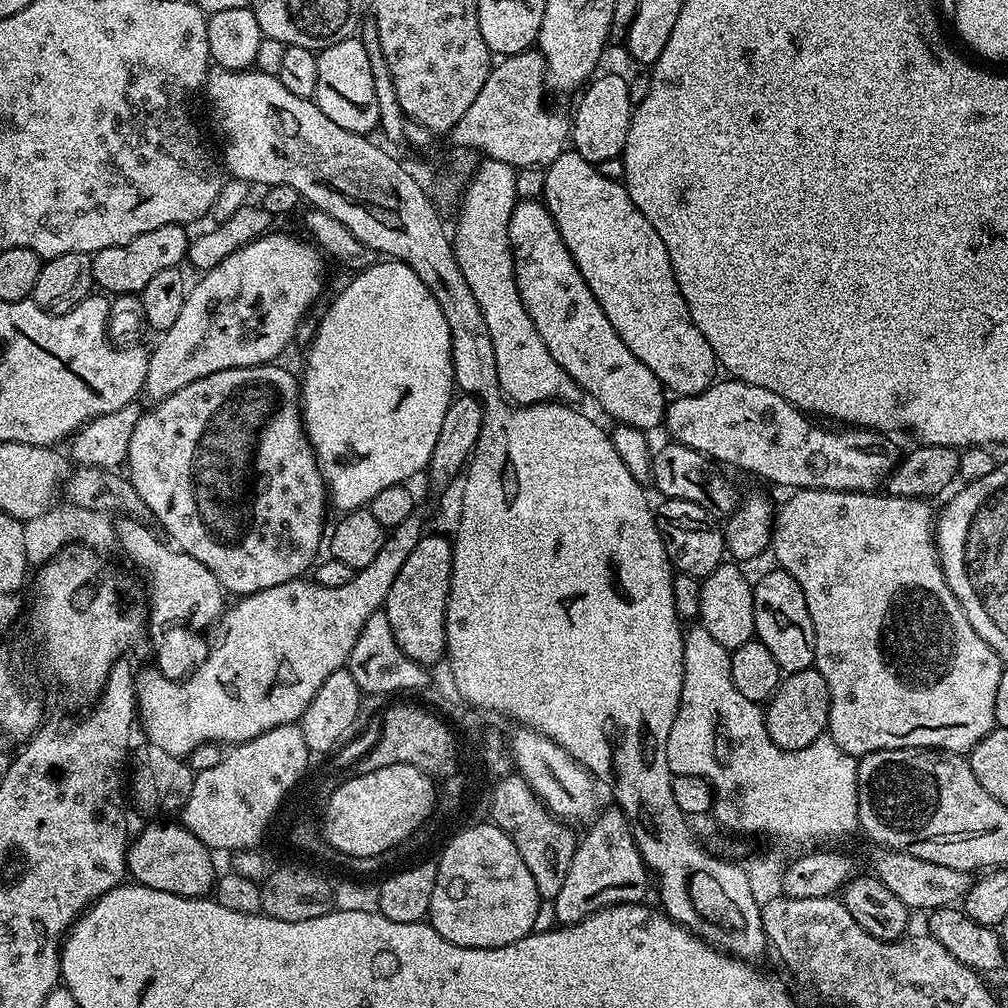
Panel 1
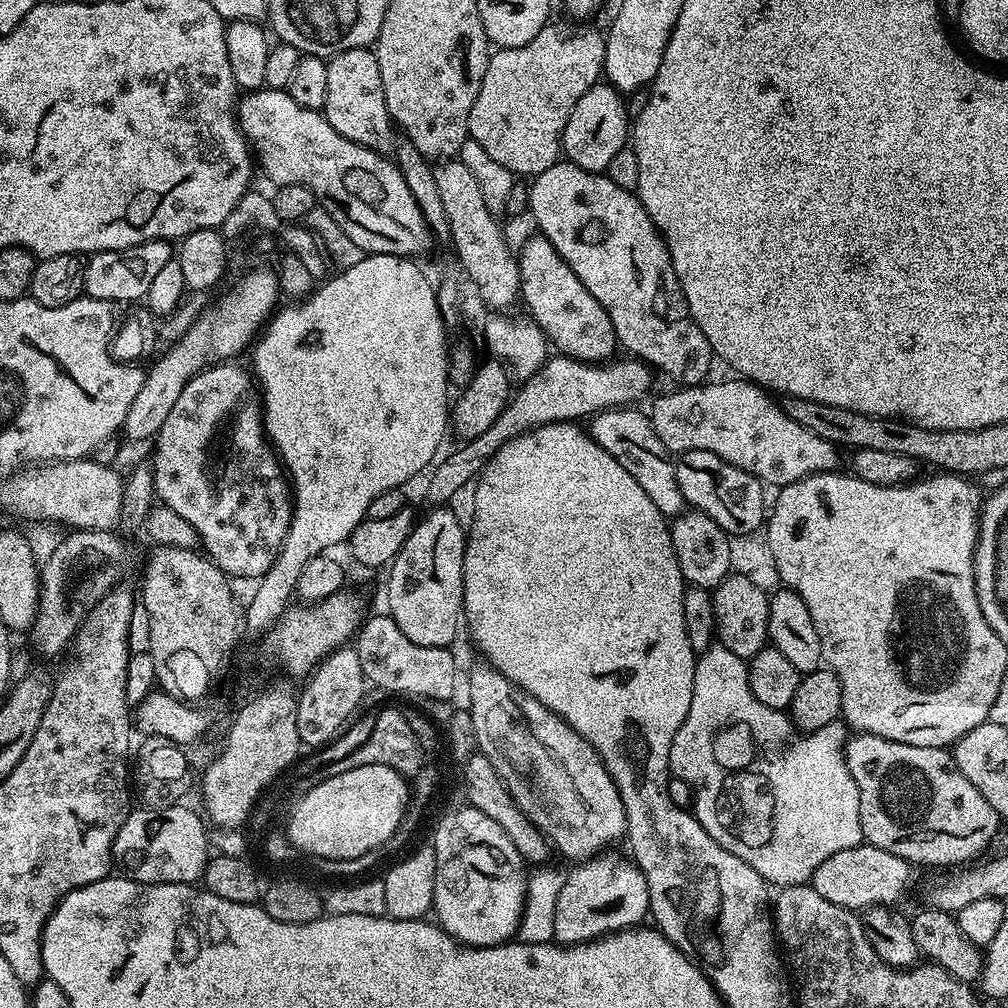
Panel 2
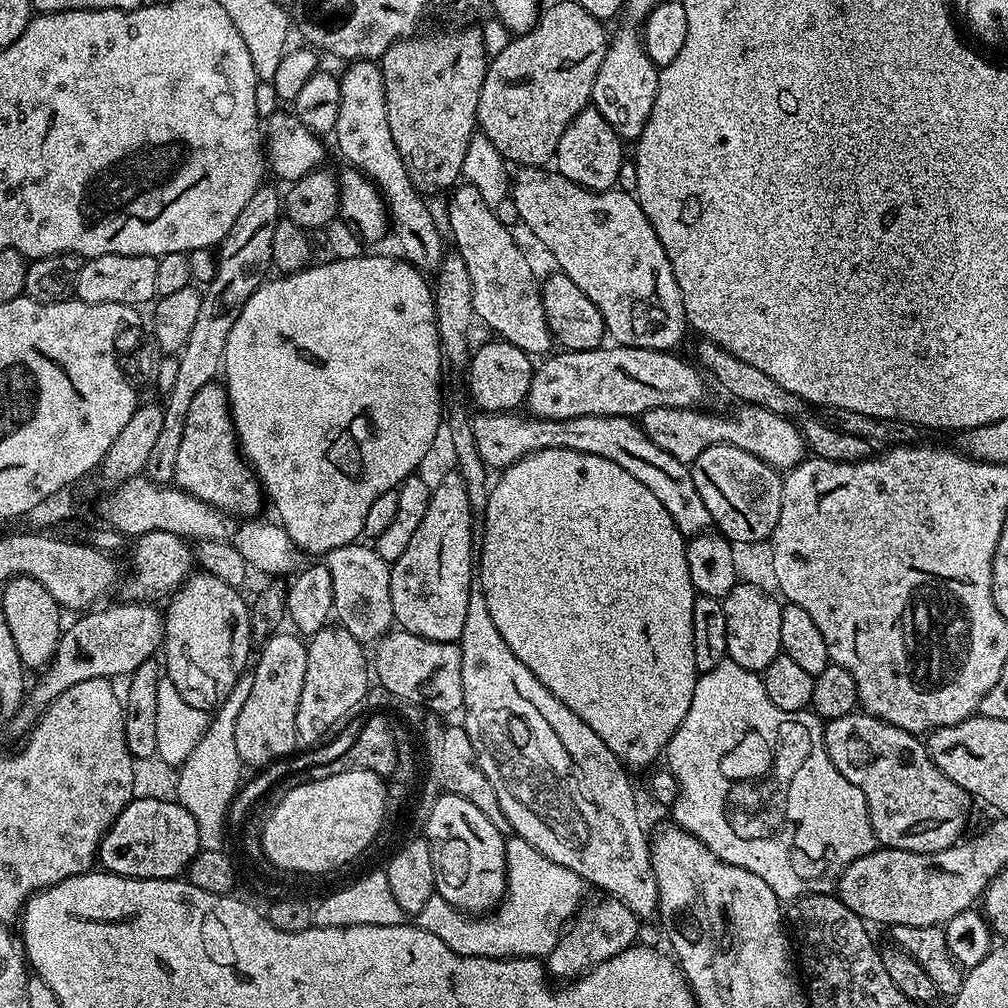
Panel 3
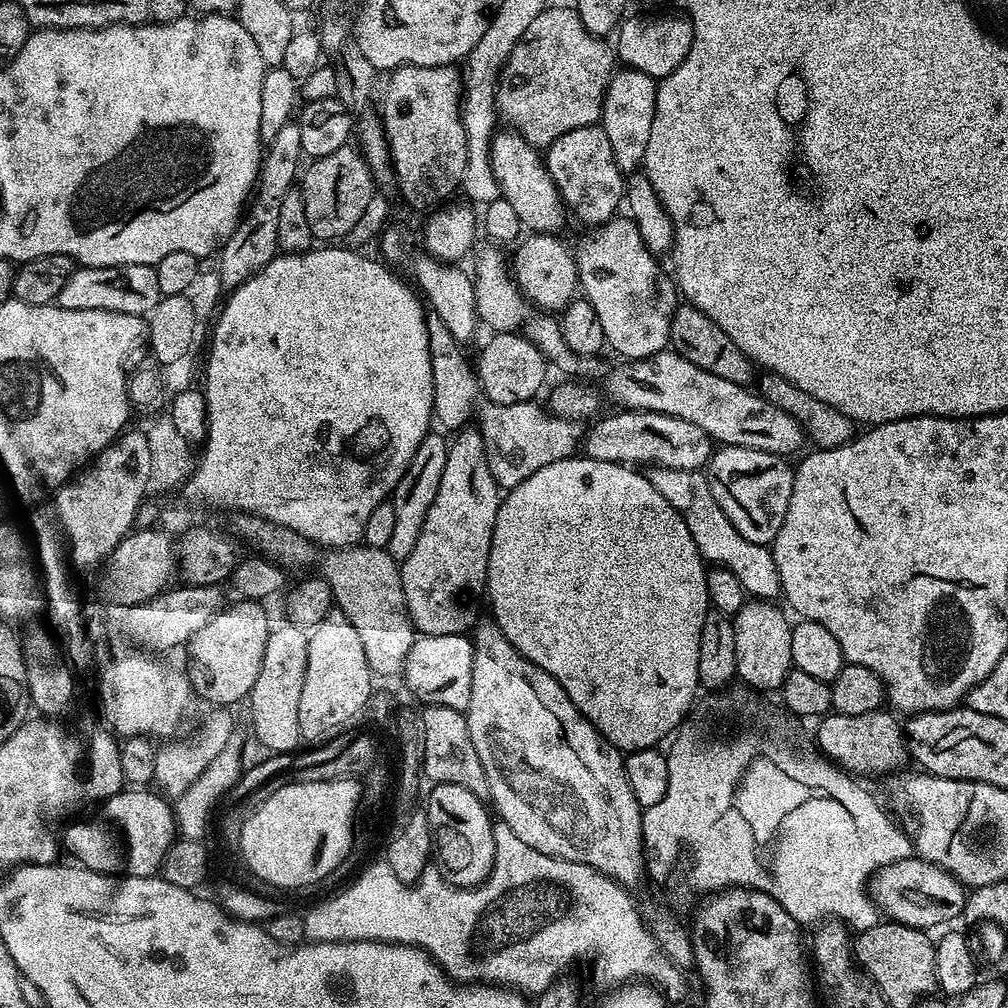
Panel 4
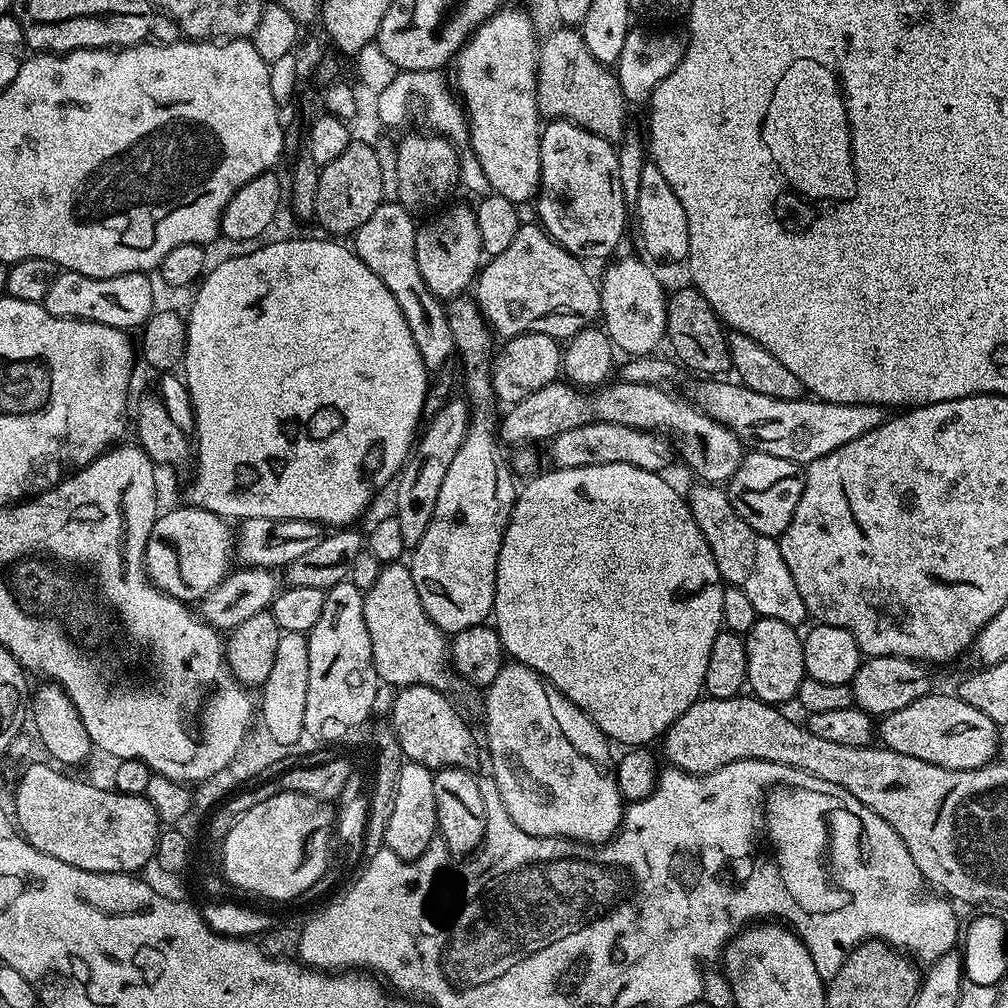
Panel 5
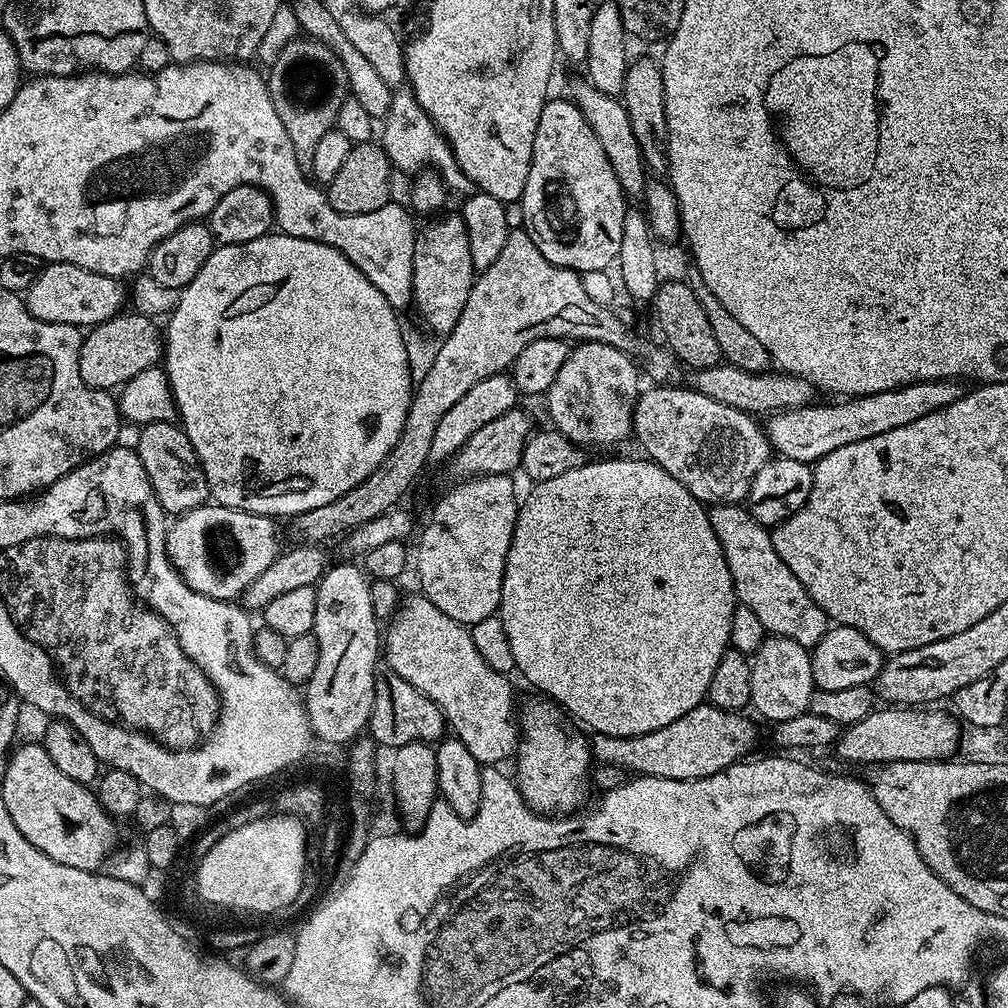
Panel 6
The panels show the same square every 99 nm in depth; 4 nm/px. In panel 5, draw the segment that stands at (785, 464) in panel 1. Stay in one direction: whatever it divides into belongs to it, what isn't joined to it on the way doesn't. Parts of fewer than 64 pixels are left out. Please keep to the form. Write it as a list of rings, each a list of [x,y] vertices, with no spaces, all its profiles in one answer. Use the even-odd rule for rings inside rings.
[[[601,420],[594,424],[574,426],[574,430],[562,430],[562,434],[551,440],[550,448],[551,463],[558,468],[581,468],[587,464],[629,464],[642,470],[663,473],[664,468],[672,464],[672,452],[674,456],[674,444],[667,435]]]

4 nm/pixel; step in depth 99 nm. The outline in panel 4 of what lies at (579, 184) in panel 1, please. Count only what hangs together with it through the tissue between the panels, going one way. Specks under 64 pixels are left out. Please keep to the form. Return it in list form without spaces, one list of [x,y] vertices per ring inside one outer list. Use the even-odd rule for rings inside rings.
[[[500,130],[492,137],[492,169],[503,199],[514,206],[521,225],[532,234],[556,234],[564,224],[566,209],[560,192],[548,173],[545,157],[527,144],[515,130]],[[613,218],[607,224],[597,227],[592,240],[584,240],[574,248],[576,269],[580,271],[580,288],[583,299],[598,314],[602,322],[607,347],[613,348],[625,361],[646,360],[669,347],[669,321],[675,316],[678,305],[678,289],[666,273],[660,269],[661,262],[643,244],[638,226],[631,218]]]

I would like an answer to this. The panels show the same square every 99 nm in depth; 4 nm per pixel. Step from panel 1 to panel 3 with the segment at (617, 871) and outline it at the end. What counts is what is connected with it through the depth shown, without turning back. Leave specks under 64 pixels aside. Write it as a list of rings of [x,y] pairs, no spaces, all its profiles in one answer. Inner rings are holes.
[[[600,899],[604,900],[596,900],[593,904],[585,903],[577,911],[554,946],[554,950],[546,957],[546,971],[549,977],[560,982],[571,982],[576,977],[589,972],[594,966],[614,958],[614,954],[622,954],[622,950],[633,947],[637,943],[636,935],[642,927],[637,916],[620,900]]]

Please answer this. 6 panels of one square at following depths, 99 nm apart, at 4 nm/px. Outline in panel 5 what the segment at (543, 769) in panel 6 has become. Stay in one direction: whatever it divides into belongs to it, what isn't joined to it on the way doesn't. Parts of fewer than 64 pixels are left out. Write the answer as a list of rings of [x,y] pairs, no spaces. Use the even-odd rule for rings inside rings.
[[[516,661],[505,663],[500,668],[498,675],[494,678],[494,682],[488,685],[485,695],[487,695],[486,742],[490,756],[489,771],[496,780],[498,794],[502,794],[502,802],[506,806],[510,818],[514,818],[514,826],[526,830],[526,834],[561,836],[567,840],[578,840],[581,844],[602,844],[606,840],[611,840],[620,831],[620,823],[624,820],[626,801],[623,794],[620,793],[620,787],[616,781],[614,755],[612,756],[610,750],[610,747],[612,747],[611,743],[598,725],[584,711],[574,706],[552,683],[538,675],[534,669]]]

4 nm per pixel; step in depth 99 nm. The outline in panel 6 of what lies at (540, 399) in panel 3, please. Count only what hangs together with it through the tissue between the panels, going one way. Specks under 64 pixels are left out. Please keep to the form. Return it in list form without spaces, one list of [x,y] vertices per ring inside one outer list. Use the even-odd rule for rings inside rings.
[[[927,380],[925,383],[908,384],[901,388],[896,388],[890,392],[879,392],[878,394],[870,394],[869,396],[858,396],[855,398],[844,398],[839,402],[832,402],[836,404],[818,404],[813,403],[811,406],[805,406],[800,408],[787,408],[784,411],[775,411],[767,417],[768,424],[766,423],[766,431],[768,433],[768,443],[772,445],[773,449],[785,460],[797,460],[803,464],[812,466],[816,461],[821,460],[826,454],[830,454],[834,450],[838,450],[838,446],[850,446],[850,442],[862,442],[862,438],[874,438],[877,434],[886,434],[886,430],[894,430],[900,426],[906,426],[909,422],[916,422],[918,418],[925,417],[926,414],[933,413],[934,410],[942,409],[947,405],[958,401],[959,398],[964,396],[966,391],[965,385],[961,381],[957,380]]]

